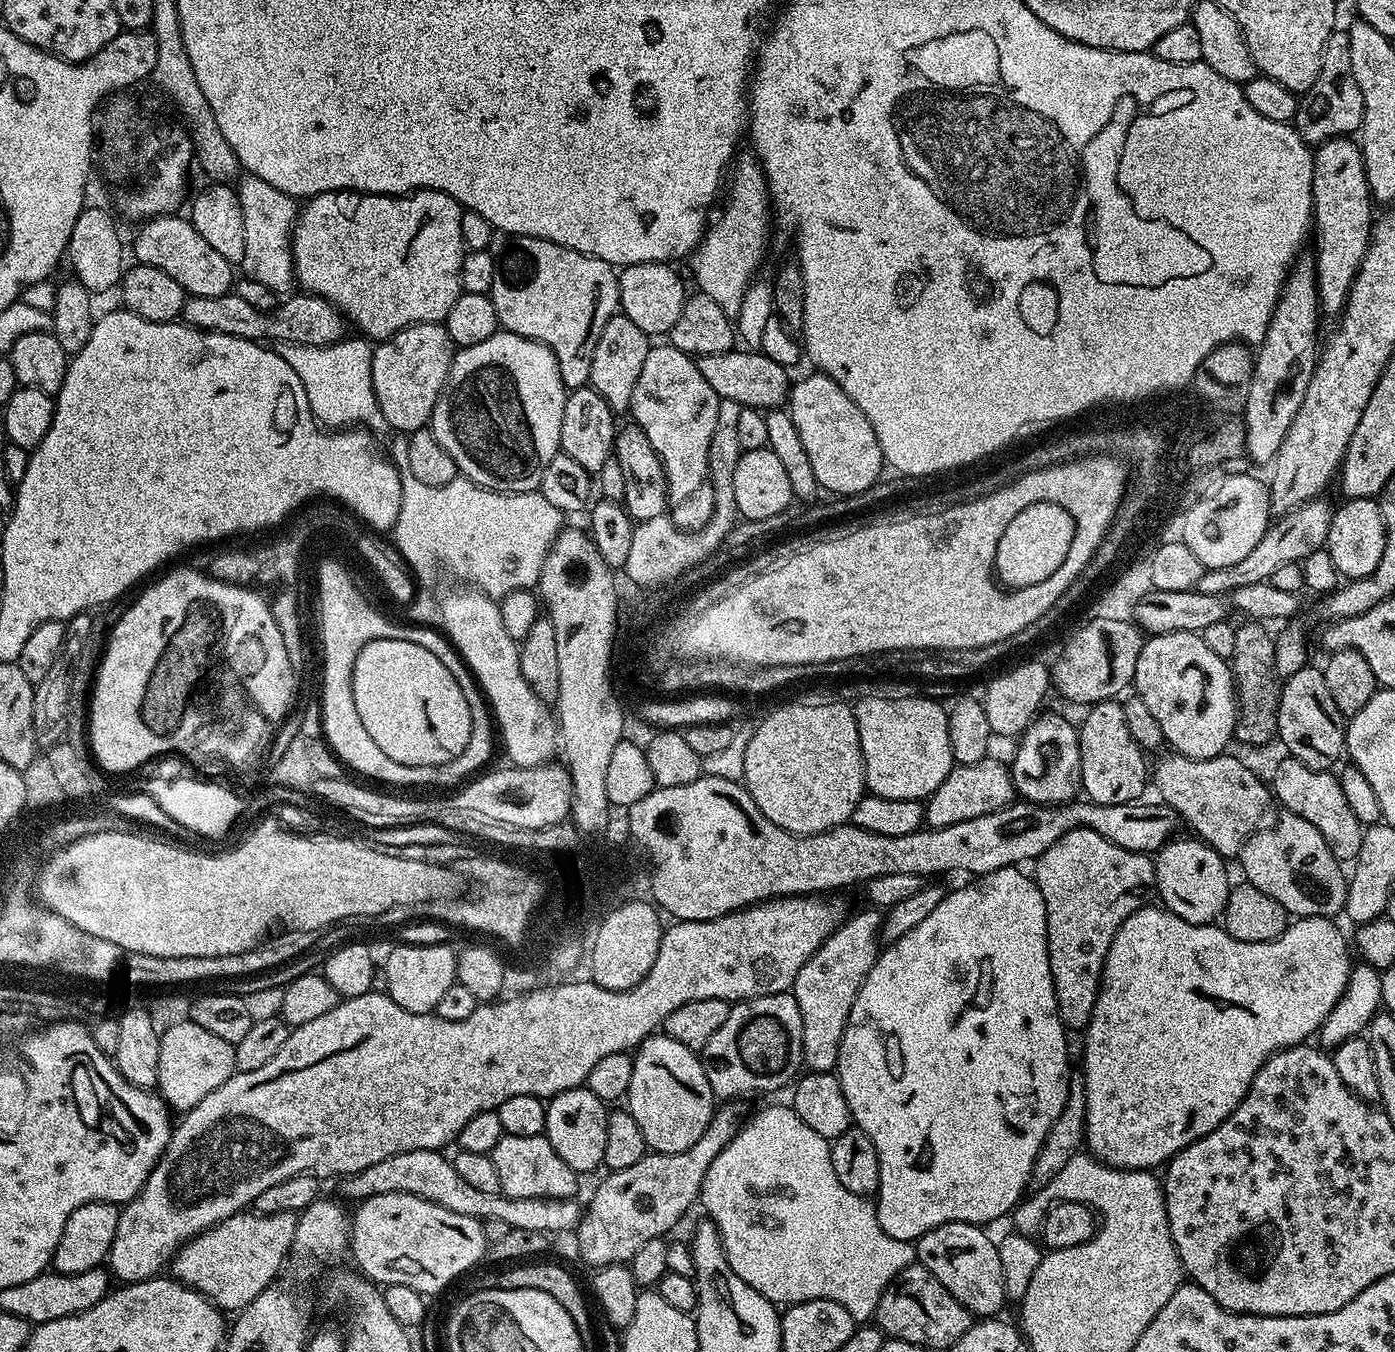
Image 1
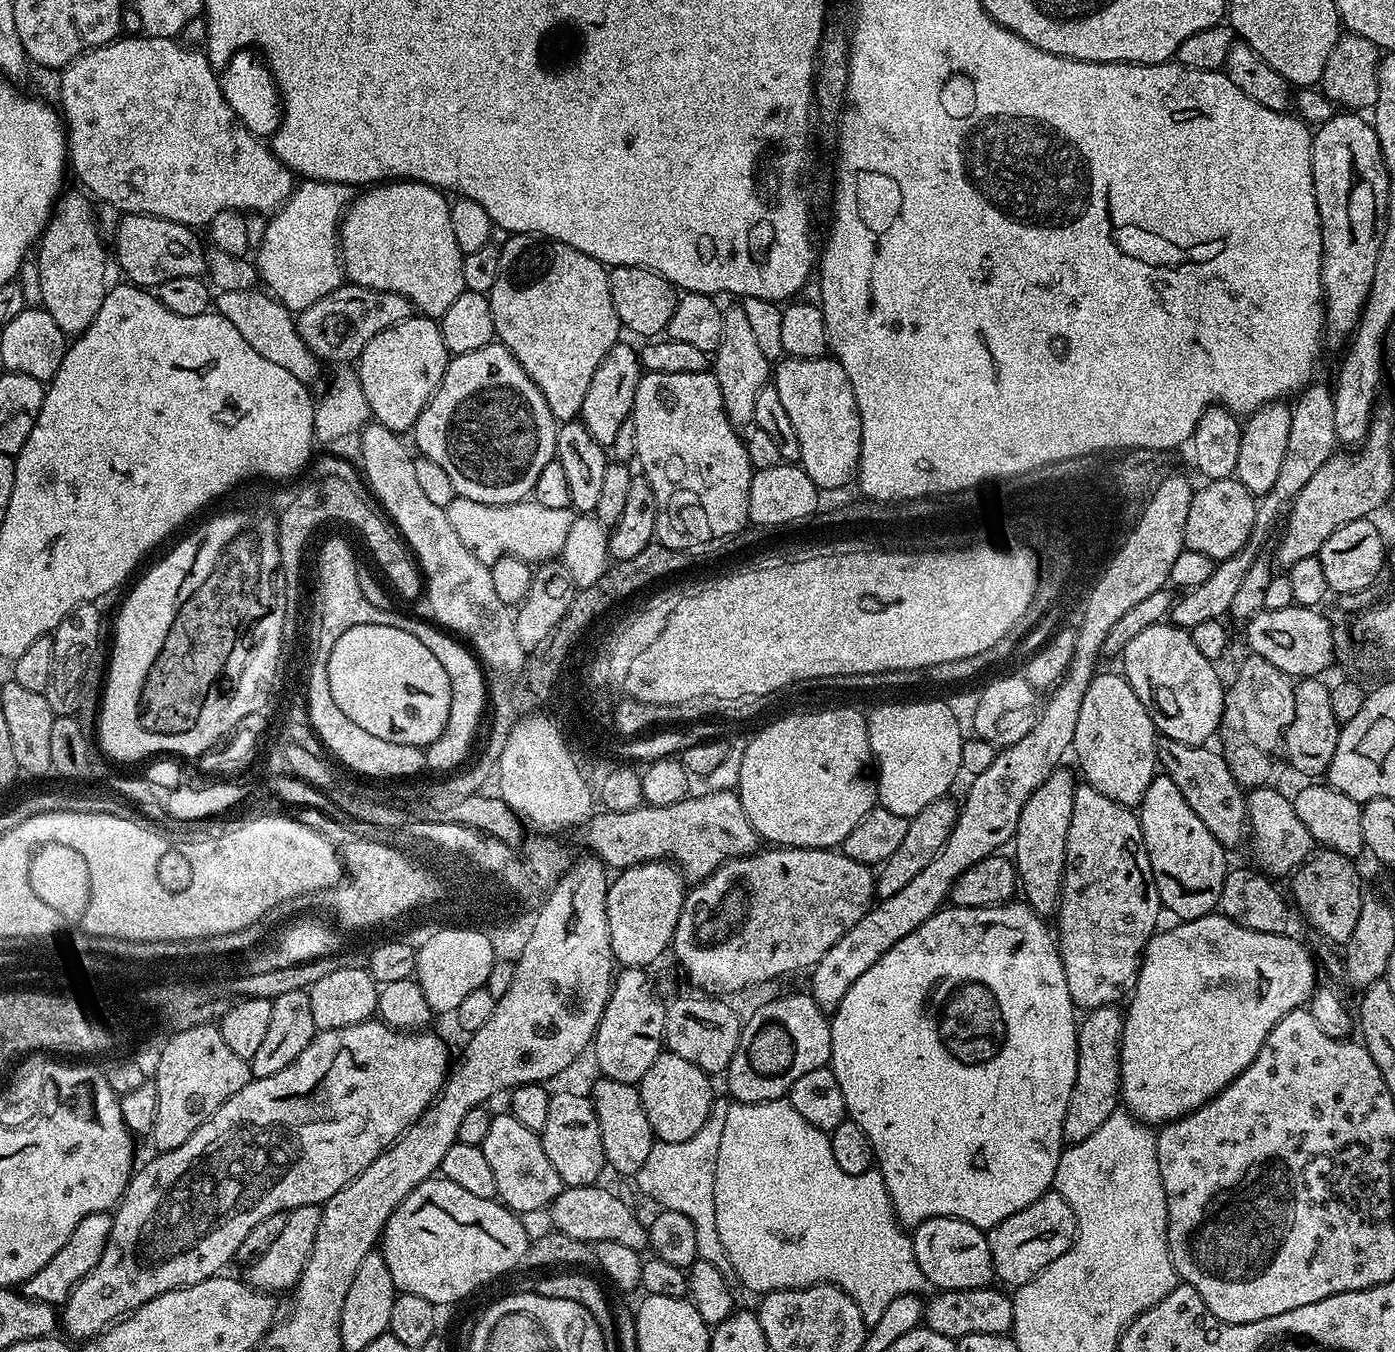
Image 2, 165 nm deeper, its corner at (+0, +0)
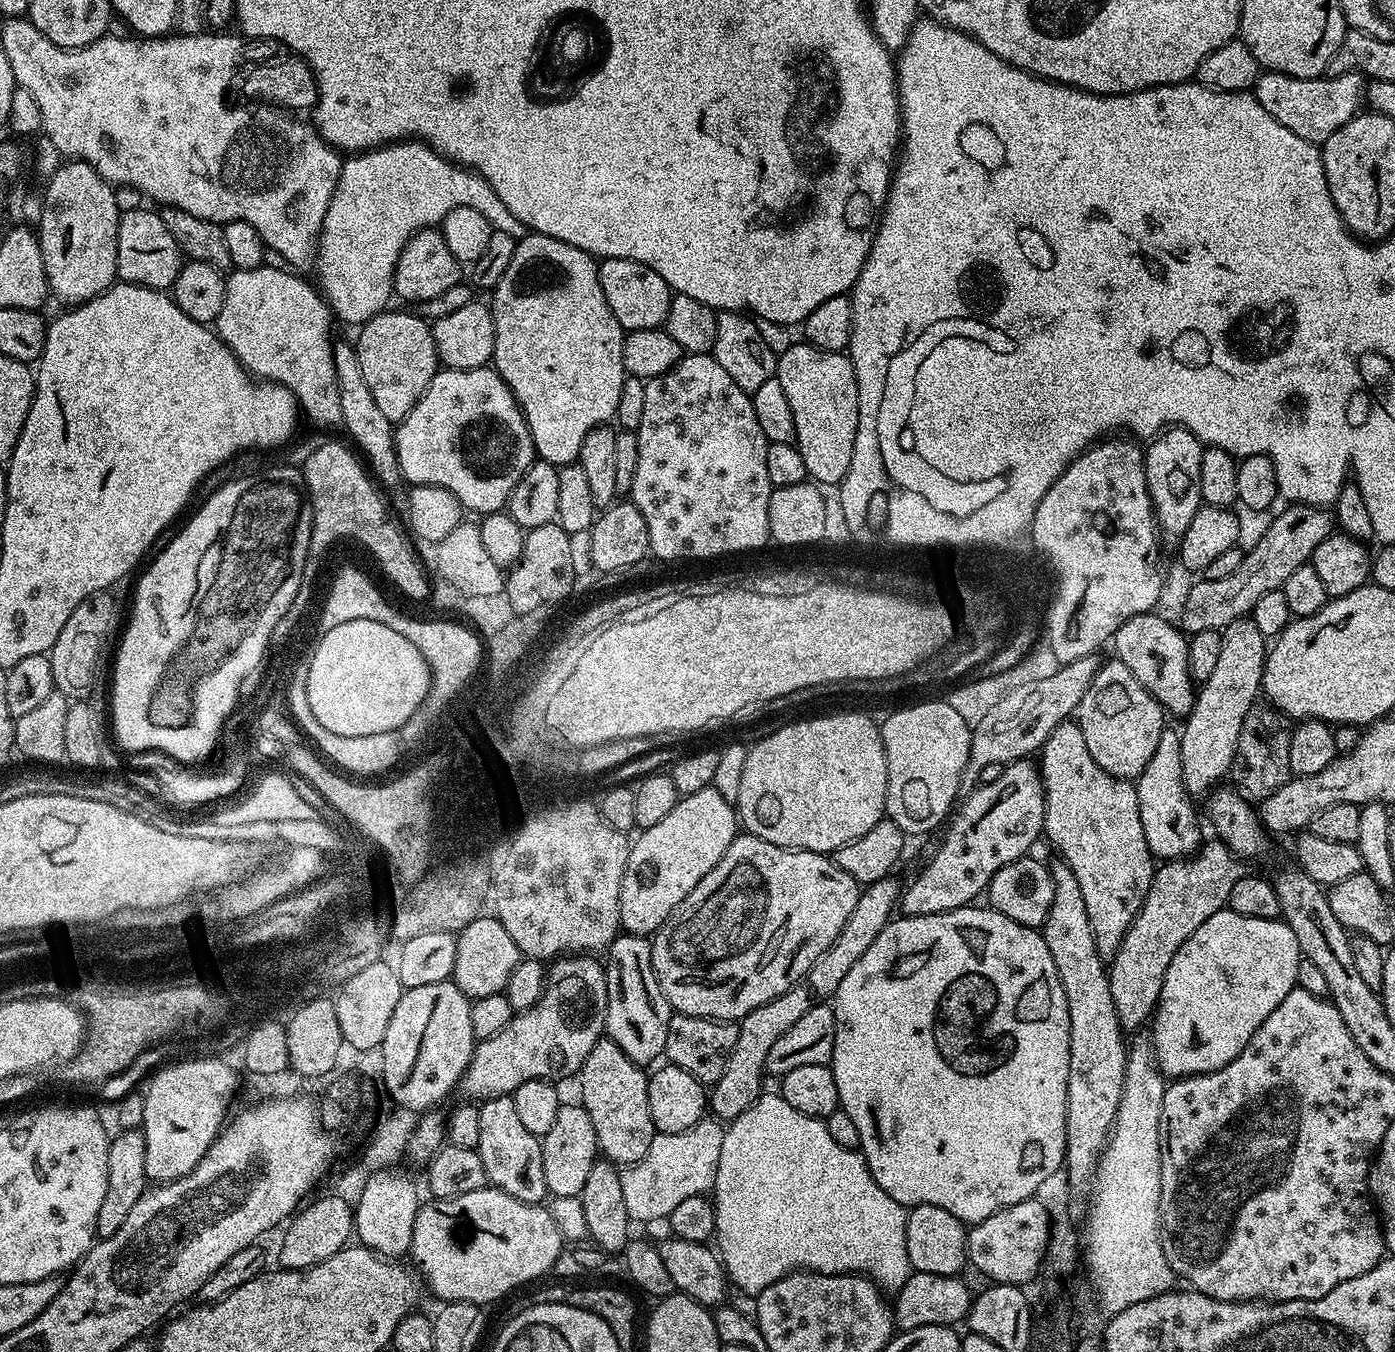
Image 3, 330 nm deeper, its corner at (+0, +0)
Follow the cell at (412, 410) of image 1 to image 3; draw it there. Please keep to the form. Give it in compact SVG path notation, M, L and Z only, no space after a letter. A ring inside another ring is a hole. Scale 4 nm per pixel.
M392 311L379 312L364 321L354 347L358 366L362 366L362 378L366 386L370 386L370 395L374 397L378 410L382 410L388 420L399 422L407 418L435 378L438 357L429 321L419 314L411 316L408 312Z

